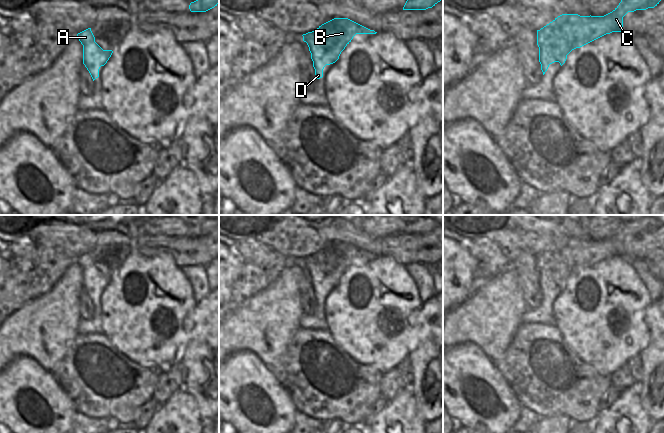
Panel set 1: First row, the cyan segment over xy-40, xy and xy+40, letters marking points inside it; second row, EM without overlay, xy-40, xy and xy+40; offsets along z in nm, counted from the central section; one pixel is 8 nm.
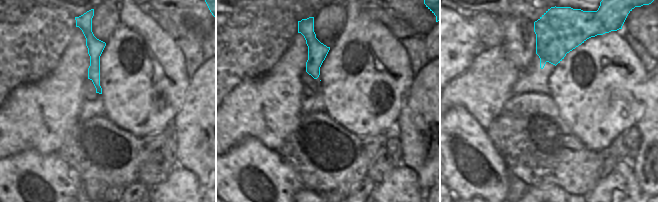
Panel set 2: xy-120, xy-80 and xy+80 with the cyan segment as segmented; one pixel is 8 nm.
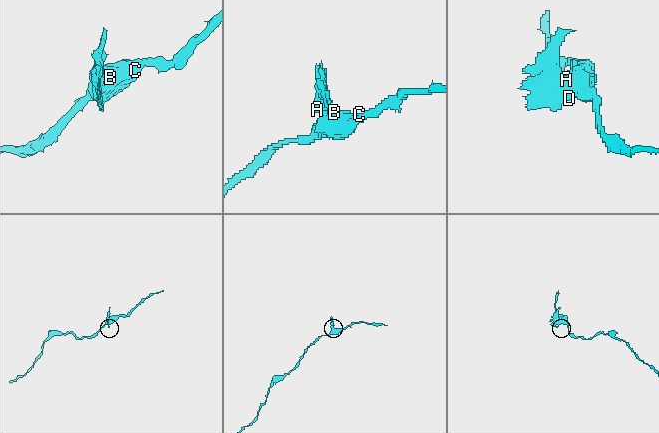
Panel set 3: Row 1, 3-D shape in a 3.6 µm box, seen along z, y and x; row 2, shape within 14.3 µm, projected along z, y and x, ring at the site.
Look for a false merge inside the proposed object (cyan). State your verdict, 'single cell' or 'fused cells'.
fused cells

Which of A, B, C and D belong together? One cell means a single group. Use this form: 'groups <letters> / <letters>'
groups A D / B C

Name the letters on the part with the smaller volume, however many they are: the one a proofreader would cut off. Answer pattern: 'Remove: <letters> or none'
Remove: A, D

